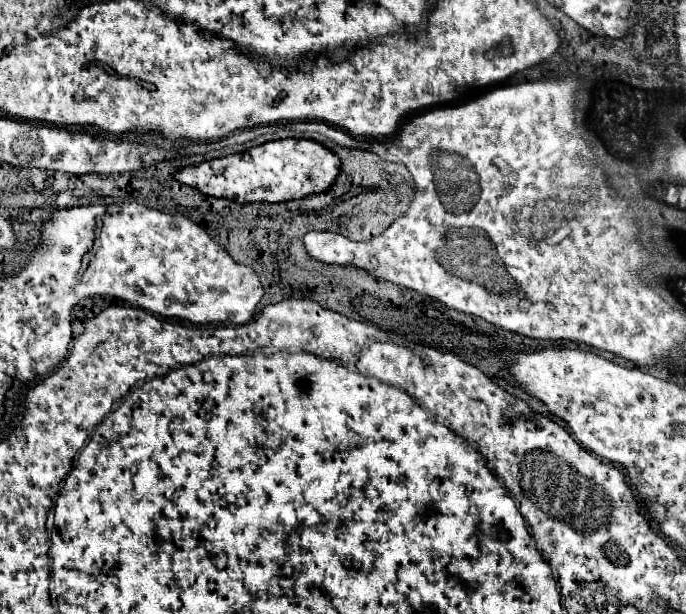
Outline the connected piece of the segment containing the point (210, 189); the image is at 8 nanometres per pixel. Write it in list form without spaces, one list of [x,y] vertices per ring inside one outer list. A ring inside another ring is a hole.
[[[283,138],[247,152],[205,160],[197,166],[185,166],[173,176],[185,186],[197,188],[207,196],[229,198],[235,202],[287,202],[309,194],[325,192],[339,174],[339,158],[315,140]]]

